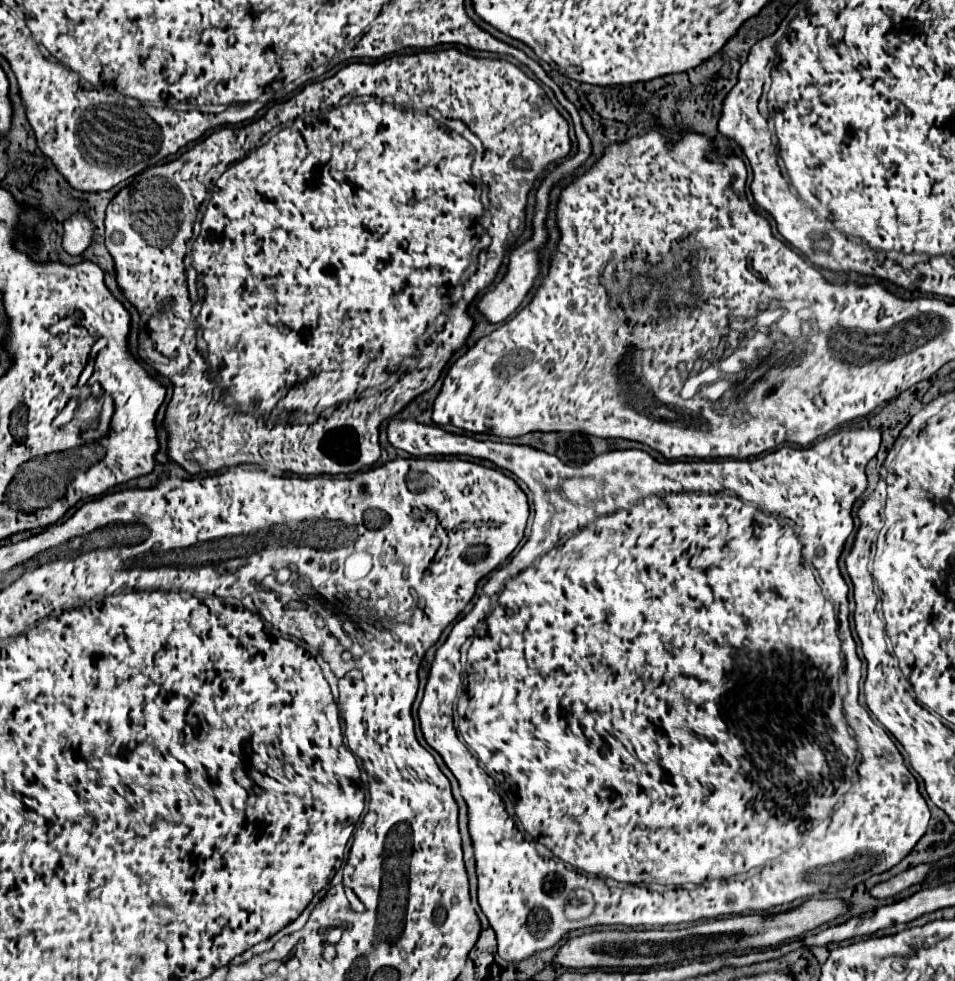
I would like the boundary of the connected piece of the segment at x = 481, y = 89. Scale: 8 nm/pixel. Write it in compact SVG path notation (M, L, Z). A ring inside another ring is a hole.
M440 50L440 52L418 52L418 54L410 54L410 56L392 56L392 58L388 58L388 60L384 60L384 62L378 62L378 64L348 64L348 66L344 66L344 68L340 68L338 70L338 74L334 74L332 78L328 78L328 80L313 82L306 84L300 93L296 94L294 98L290 98L288 102L282 102L282 104L276 104L276 106L272 106L262 118L258 118L258 120L254 120L252 124L248 124L248 126L242 126L242 128L222 128L222 130L218 130L218 132L214 132L214 134L210 134L206 140L202 140L202 142L198 142L192 150L188 150L188 152L184 152L176 162L172 160L172 162L166 162L166 164L158 164L158 166L152 166L152 168L148 168L144 174L156 174L156 176L152 176L152 178L148 178L148 180L134 180L134 182L130 182L126 188L122 188L118 194L116 194L116 198L108 204L108 216L106 216L106 248L110 250L110 254L112 254L112 258L114 258L114 264L116 264L116 280L118 280L118 286L124 290L124 296L136 306L136 310L140 312L140 316L142 316L142 320L146 320L148 322L148 332L150 332L150 338L152 338L152 342L154 342L154 352L152 354L146 354L144 350L140 350L140 356L144 358L144 362L146 364L150 364L156 372L160 372L164 378L168 378L173 384L174 391L171 398L171 401L168 405L166 411L166 418L164 422L164 428L167 432L170 432L170 440L168 440L168 454L170 454L170 458L174 458L180 466L184 466L190 474L200 474L200 472L218 472L218 470L222 470L222 468L228 468L228 466L236 466L236 464L258 464L258 466L262 466L262 468L266 468L266 470L280 470L280 472L294 472L294 474L356 474L356 472L362 472L362 470L366 470L366 468L370 468L378 458L380 458L380 444L378 444L378 428L380 428L380 424L384 422L384 420L388 420L390 416L394 416L400 408L404 408L412 398L416 398L420 392L426 392L430 386L434 386L434 382L438 380L438 376L440 376L440 372L442 372L442 368L446 366L446 362L450 360L450 356L452 356L452 352L454 350L458 350L464 342L466 342L466 338L468 338L468 334L470 334L470 330L472 330L472 320L470 320L470 316L468 316L468 304L474 300L474 296L480 292L480 290L484 290L486 286L490 286L492 282L494 282L494 278L496 278L496 272L498 272L498 268L500 268L500 264L502 264L502 258L504 258L504 254L506 254L506 246L508 246L508 236L510 236L510 230L508 230L508 214L520 214L520 220L524 222L524 210L526 210L526 200L528 200L528 192L532 190L532 186L534 186L534 180L536 180L536 176L550 164L550 162L556 162L556 160L562 160L562 158L566 158L568 154L570 154L570 148L572 148L572 144L570 144L570 138L568 138L568 124L566 124L566 120L558 114L558 110L552 106L552 102L546 98L546 94L544 94L544 90L534 82L534 80L530 80L522 70L518 70L514 64L510 64L510 62L506 62L506 60L492 60L492 58L476 58L476 56L470 56L470 54L462 54L462 52L458 52L458 50ZM364 94L368 94L368 96L378 96L378 98L382 98L384 102L374 102L374 100L370 100L370 102L356 102L356 100L352 100L350 104L346 104L346 106L336 106L336 108L332 108L332 110L328 110L328 112L318 112L318 114L306 114L304 112L309 113L311 111L320 111L321 109L328 108L328 106L334 106L334 104L338 104L344 96L364 96ZM428 108L433 108L433 118L430 118L428 114L424 114ZM434 119L438 121L438 123L446 125L446 128L440 128ZM284 122L288 122L276 136L272 136L270 140L268 140L268 144L264 144L264 146L260 146L260 148L256 148L258 146L258 142L260 142L260 138L266 134L266 132L270 132L272 130L272 126L278 126L278 124L284 124ZM484 160L484 164L482 164L482 180L484 180L484 184L488 186L488 198L490 201L490 205L487 207L487 210L492 214L492 230L490 230L490 236L492 236L492 246L486 250L486 252L480 252L478 254L478 268L476 268L476 272L466 280L466 284L464 284L464 310L454 310L454 308L450 308L452 306L452 302L450 302L450 294L454 292L454 288L458 286L458 282L460 282L460 278L462 278L462 274L464 274L464 270L470 266L470 262L472 262L472 250L474 250L474 246L476 246L476 242L478 242L478 230L482 232L482 228L480 228L480 224L476 222L480 216L482 216L482 212L484 212L484 206L482 206L482 202L480 202L480 188L476 188L474 186L474 180L472 180L472 175L476 182L481 180L481 163ZM216 184L216 188L214 188L214 194L212 194L212 202L208 204L208 208L206 208L206 214L204 214L204 220L202 220L202 232L200 232L200 238L194 242L194 250L192 250L192 256L194 256L194 266L196 266L196 270L200 272L200 278L202 278L202 286L204 286L204 304L202 304L202 312L200 312L200 316L198 316L198 322L196 322L196 318L192 316L192 300L190 300L190 294L188 294L188 286L186 286L186 266L184 266L184 258L186 258L186 242L192 238L192 224L196 222L196 216L198 216L198 208L200 208L200 204L206 200L206 196L212 192L212 186ZM450 308L450 316L446 316L446 324L444 324L444 328L442 330L436 330L434 334L432 334L432 338L428 338L426 340L426 346L420 350L420 360L416 362L416 366L414 368L410 368L410 370L406 370L402 376L400 376L400 380L394 384L394 386L390 386L390 388L384 388L384 384L388 384L388 378L390 378L390 374L392 372L396 372L396 368L402 372L402 360L408 356L408 358L414 358L414 354L416 354L416 344L424 338L424 334L426 334L426 328L428 326L434 326L434 322L436 322L436 318L440 316L440 314L446 314L446 310ZM198 324L200 324L200 330L202 330L202 336L204 336L204 340L208 342L208 365L206 365L206 360L202 358L202 354L198 352L198 348L196 348L196 332L198 332ZM208 366L210 366L210 370L212 370L212 374L216 374L216 378L220 378L220 386L224 386L224 388L230 388L230 392L226 392L224 388L220 388L218 384L216 384L216 380L212 382L212 376L208 376ZM378 388L384 388L378 396L376 396L376 400L374 400L374 396L366 396L368 392L372 394L374 390L378 390ZM198 450L198 458L196 460L190 460L188 456L192 454L192 452L196 452Z

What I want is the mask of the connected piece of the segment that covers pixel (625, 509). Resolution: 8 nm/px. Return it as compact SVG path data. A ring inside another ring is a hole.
M392 418L386 426L386 434L388 434L388 442L394 446L394 448L400 448L404 452L408 452L410 456L474 456L474 458L482 458L482 460L490 460L494 462L498 468L504 468L508 472L512 472L514 476L518 476L522 482L526 482L526 486L534 492L534 510L536 510L536 516L534 516L534 522L532 522L532 532L526 540L526 544L518 550L518 554L510 560L510 562L504 562L500 568L496 568L492 574L490 574L490 580L488 584L482 588L482 594L478 596L478 602L474 604L476 608L472 608L462 620L458 621L452 628L445 643L437 650L434 660L431 664L430 674L428 674L428 682L426 682L426 688L424 688L424 698L420 702L420 708L418 708L418 718L420 718L420 728L422 728L422 734L424 734L424 740L428 742L428 746L432 746L444 760L444 764L450 768L450 772L456 776L458 780L458 786L460 786L460 794L468 806L468 830L470 830L470 838L472 838L472 848L474 848L474 860L476 860L476 878L478 878L478 902L480 902L480 908L484 912L484 916L488 918L492 930L496 932L496 940L498 940L498 954L508 960L508 962L520 962L536 952L542 952L542 950L548 950L552 948L554 944L558 944L562 940L564 934L568 934L570 930L580 930L580 928L588 928L588 926L598 926L598 924L622 924L622 926L654 926L654 925L666 925L666 924L678 924L678 922L694 922L694 920L700 920L700 918L718 918L718 916L733 916L742 915L746 913L764 913L766 910L770 910L772 906L780 906L780 904L790 904L798 898L806 898L806 896L814 896L818 892L838 892L838 890L844 890L844 888L854 888L856 884L868 880L870 876L874 874L882 874L886 870L890 870L892 866L896 866L902 858L906 858L910 854L910 850L916 846L916 842L924 836L926 828L930 822L930 810L926 800L922 798L922 794L918 792L918 782L916 778L912 776L912 772L904 766L904 760L902 760L902 754L898 752L896 744L890 740L890 736L886 734L886 730L878 724L878 722L872 722L872 718L868 716L868 712L860 706L858 702L859 696L859 682L860 682L860 658L856 652L856 644L852 640L852 634L850 634L850 624L848 624L848 586L838 570L838 558L842 554L842 546L846 544L846 540L850 538L850 534L854 532L854 518L852 518L852 504L854 500L866 490L866 464L878 454L878 448L880 448L880 442L882 442L882 432L880 430L868 430L868 428L858 428L858 430L840 430L812 446L806 446L806 448L794 448L794 446L782 446L778 450L772 450L768 452L766 456L760 456L760 458L754 458L754 460L739 460L739 459L725 459L719 460L719 462L658 462L654 460L648 452L644 450L612 450L612 452L606 452L602 456L596 456L592 462L580 466L580 468L570 468L566 466L564 462L560 462L556 456L552 454L546 454L542 450L534 450L530 446L518 446L518 444L506 444L506 442L490 442L490 440L476 440L474 436L462 436L462 434L452 434L452 432L446 432L444 428L440 426L424 426L424 424L418 424L416 420L398 420L398 418ZM472 636L472 642L470 642L470 648L468 648L468 656L466 656L466 666L463 667L460 662L460 648L462 644L466 644L466 640L470 640ZM845 662L845 674L847 678L848 694L843 700L842 710L842 698L840 698L840 692L838 692L838 676L840 676L840 670L844 666ZM514 664L518 664L518 686L510 686L510 680L514 680ZM462 686L462 694L458 696L458 732L462 734L464 744L460 738L458 738L458 732L454 728L454 720L452 720L452 714L454 714L454 701L457 697L459 689ZM850 726L852 730L856 732L856 740L854 736L850 734ZM856 754L862 754L862 762L860 762L860 768L858 768L858 780L854 782L854 764L856 764ZM496 784L498 788L504 790L504 794L508 794L510 798L516 798L516 818L520 820L520 824L524 826L526 832L518 832L516 830L516 824L512 818L508 818L506 810L504 810L504 802L496 790ZM542 840L542 846L546 846L548 850L552 850L552 854L558 858L558 860L550 860L550 858L542 858L538 852L536 852L536 844ZM612 878L620 884L626 884L626 886L610 886L606 884L606 880ZM646 884L662 884L662 886L676 886L674 890L668 890L668 892L652 892L646 888ZM576 888L588 888L592 894L594 894L594 910L592 914L584 920L584 922L570 922L566 916L564 916L564 906L566 906L566 896L568 892L576 890Z

